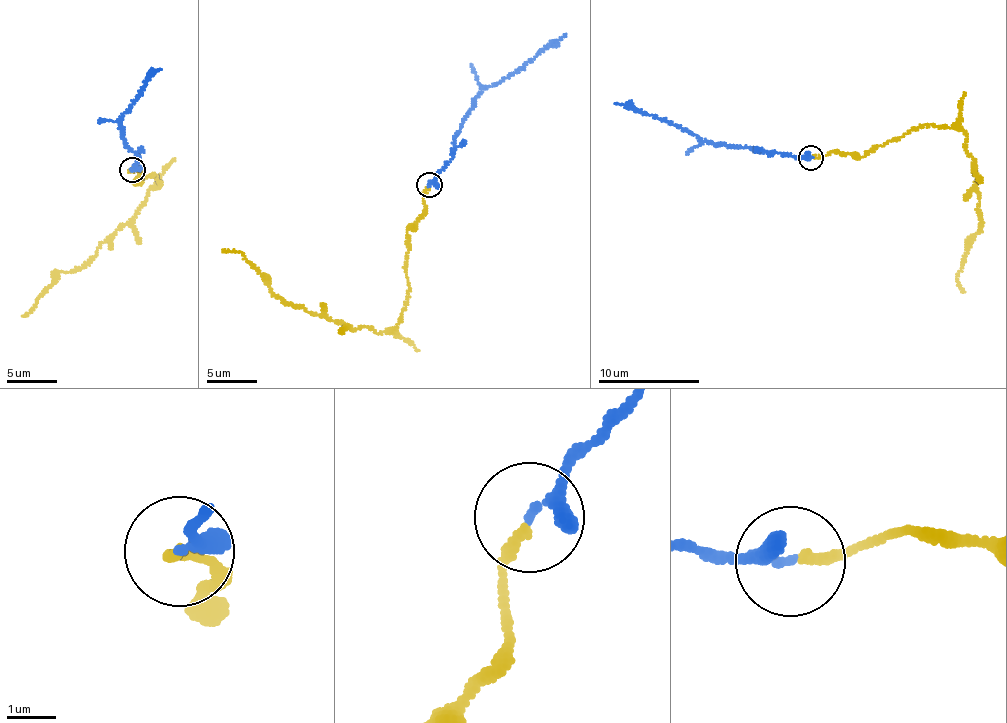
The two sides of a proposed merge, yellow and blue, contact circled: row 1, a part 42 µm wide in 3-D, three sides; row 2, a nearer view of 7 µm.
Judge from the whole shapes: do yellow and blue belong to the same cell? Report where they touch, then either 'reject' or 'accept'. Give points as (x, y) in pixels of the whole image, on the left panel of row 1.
at (132, 170); accept

